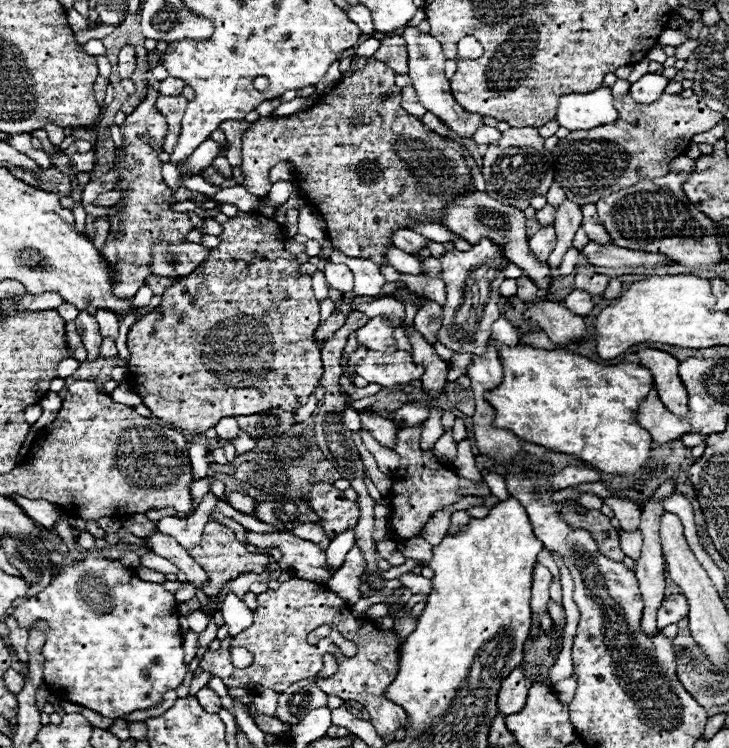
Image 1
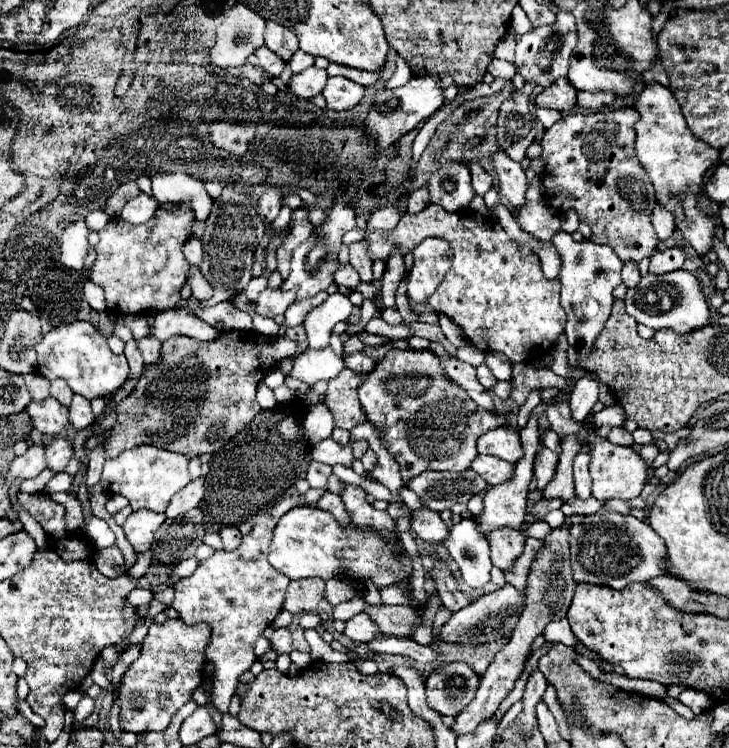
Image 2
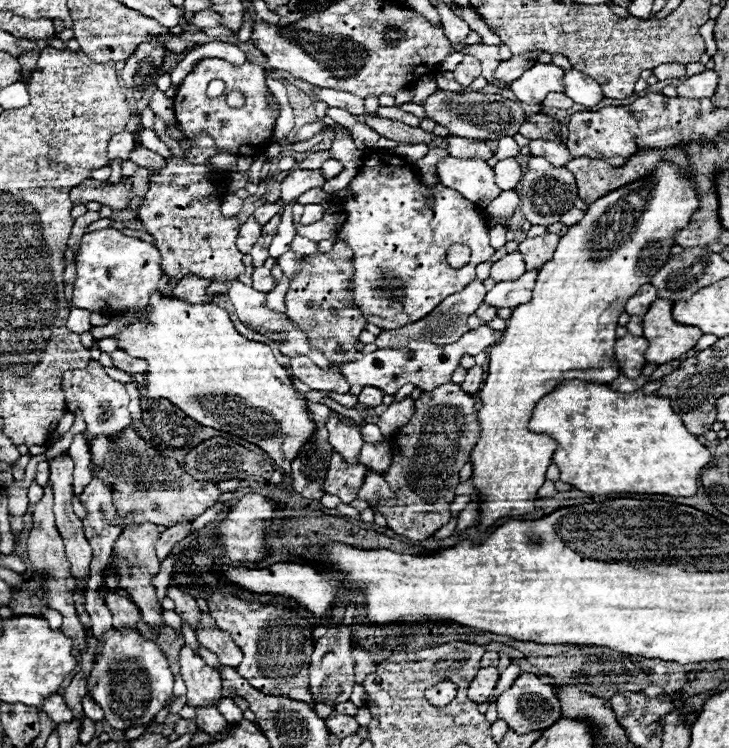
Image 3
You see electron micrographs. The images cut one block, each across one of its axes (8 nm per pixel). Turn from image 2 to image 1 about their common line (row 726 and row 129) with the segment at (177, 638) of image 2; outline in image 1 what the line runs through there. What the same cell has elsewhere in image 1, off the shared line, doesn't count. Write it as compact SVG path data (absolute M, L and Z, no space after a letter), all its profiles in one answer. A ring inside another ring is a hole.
M148 88L146 100L126 118L126 122L120 126L124 134L124 150L118 150L120 162L120 174L122 180L116 184L116 188L124 190L124 198L120 200L122 212L118 216L110 216L110 236L106 240L106 248L102 250L102 256L106 264L112 270L114 278L114 296L130 300L138 292L138 288L144 284L144 278L150 276L150 246L154 242L184 242L184 234L194 230L188 214L184 212L172 212L172 190L164 184L156 152L142 142L140 134L150 134L158 144L162 144L162 138L166 136L166 120L162 120L162 114L154 110L154 102L158 98L158 92ZM118 228L124 228L120 240L114 238L114 232Z

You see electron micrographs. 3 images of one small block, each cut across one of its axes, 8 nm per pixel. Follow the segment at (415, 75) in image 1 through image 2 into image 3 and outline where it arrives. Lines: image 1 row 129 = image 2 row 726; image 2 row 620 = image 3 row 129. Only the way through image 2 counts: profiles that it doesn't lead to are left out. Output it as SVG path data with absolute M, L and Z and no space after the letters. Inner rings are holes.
M534 114L528 116L526 122L520 126L520 134L534 140L534 138L544 138L544 140L558 140L554 128L558 126L558 122L552 116L546 114Z

